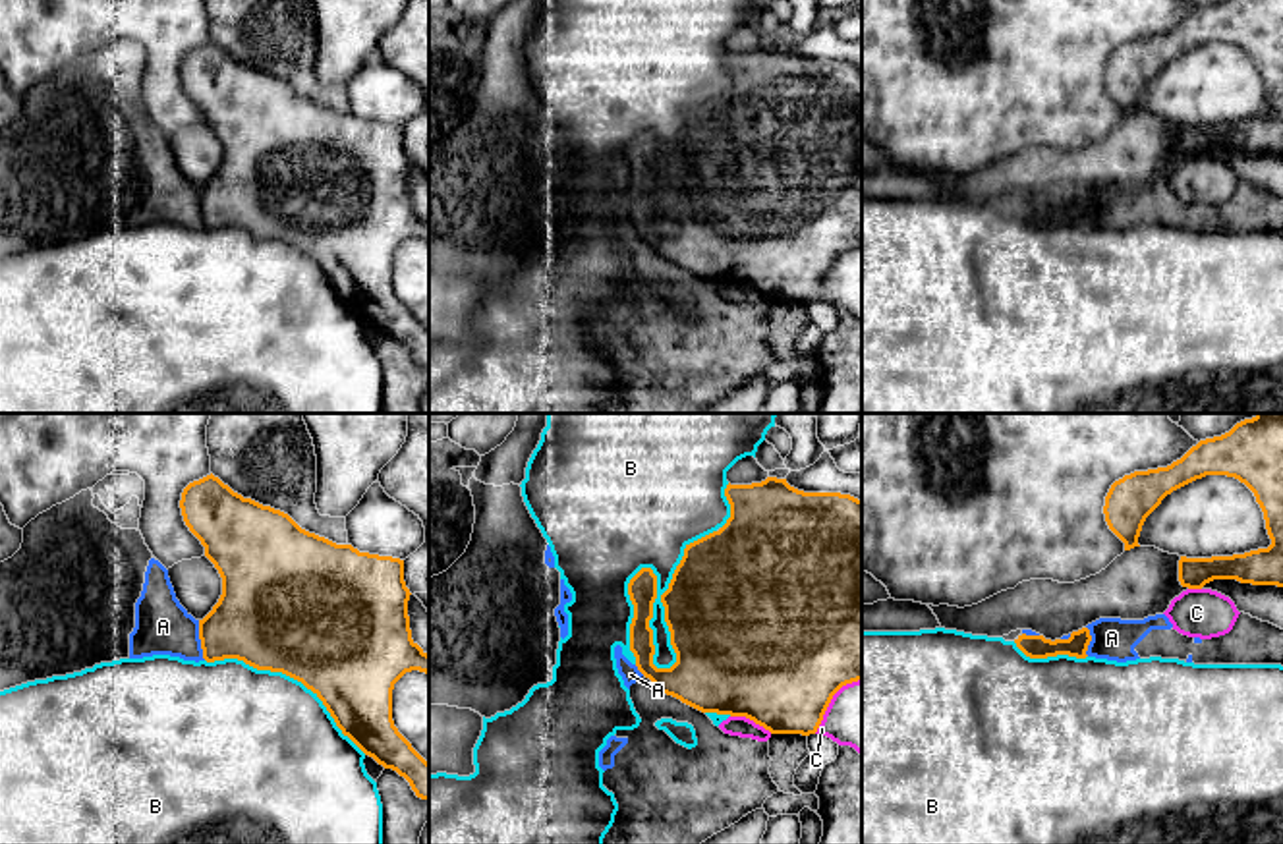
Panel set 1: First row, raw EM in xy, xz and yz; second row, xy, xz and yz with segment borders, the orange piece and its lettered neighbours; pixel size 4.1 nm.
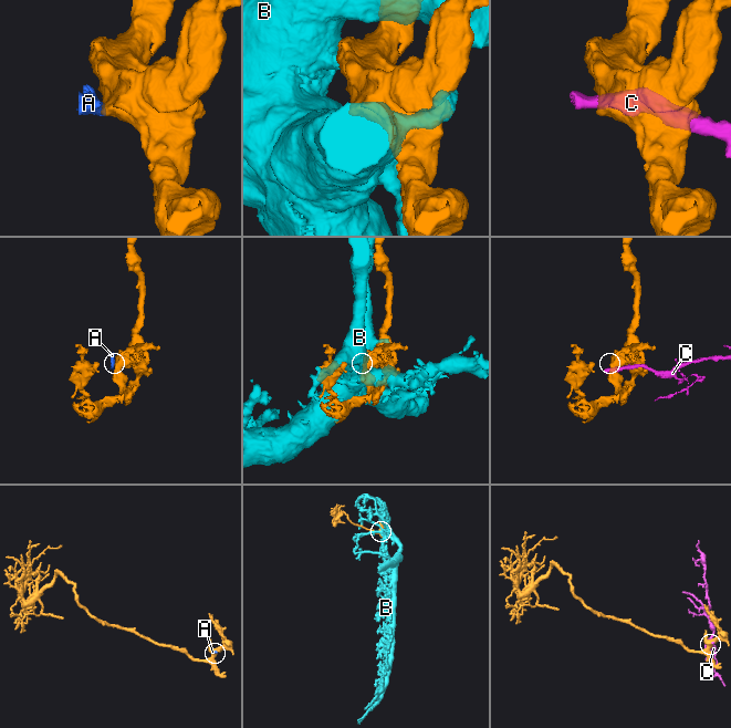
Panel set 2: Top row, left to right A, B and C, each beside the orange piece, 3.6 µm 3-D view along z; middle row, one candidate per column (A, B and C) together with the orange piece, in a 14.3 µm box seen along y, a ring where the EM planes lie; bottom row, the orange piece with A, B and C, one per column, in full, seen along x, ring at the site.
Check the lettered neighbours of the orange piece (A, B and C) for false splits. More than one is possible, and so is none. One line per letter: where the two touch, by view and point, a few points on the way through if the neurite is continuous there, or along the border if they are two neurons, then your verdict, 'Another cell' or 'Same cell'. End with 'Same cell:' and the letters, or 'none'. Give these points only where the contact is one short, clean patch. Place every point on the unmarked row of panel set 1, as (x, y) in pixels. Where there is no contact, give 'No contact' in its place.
A: Touches orange at xy (199, 205). Another cell
B: Touches orange at xz (650, 136). Another cell
C: Touches orange at xz (752, 286). Another cell
Same cell: none

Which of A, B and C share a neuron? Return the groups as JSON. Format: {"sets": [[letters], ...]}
{"sets": [["A"], ["B"], ["C"]]}

